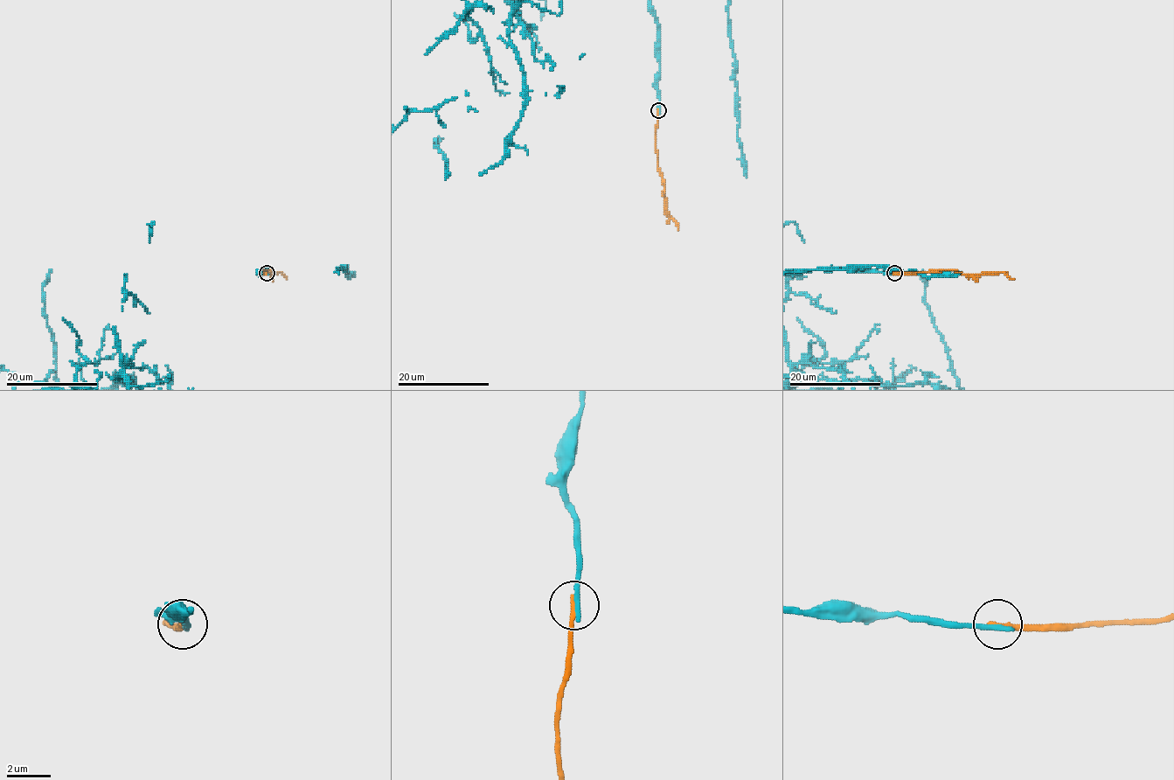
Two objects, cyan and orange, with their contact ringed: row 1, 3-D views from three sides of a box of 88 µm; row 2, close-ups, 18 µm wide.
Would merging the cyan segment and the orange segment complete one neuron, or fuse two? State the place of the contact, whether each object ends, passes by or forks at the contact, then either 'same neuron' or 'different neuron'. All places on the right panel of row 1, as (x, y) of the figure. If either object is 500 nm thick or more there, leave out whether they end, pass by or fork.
place (894, 273); cyan ends; orange ends; different neuron

